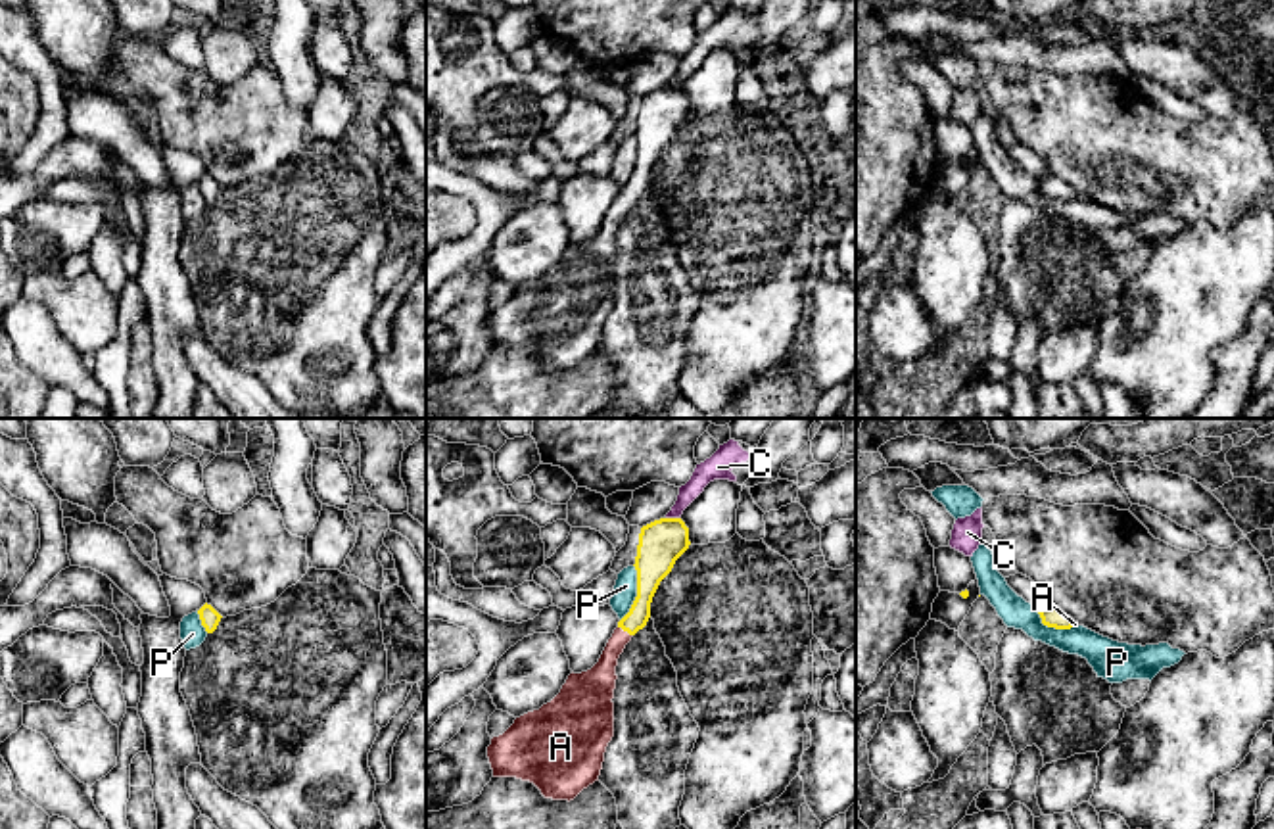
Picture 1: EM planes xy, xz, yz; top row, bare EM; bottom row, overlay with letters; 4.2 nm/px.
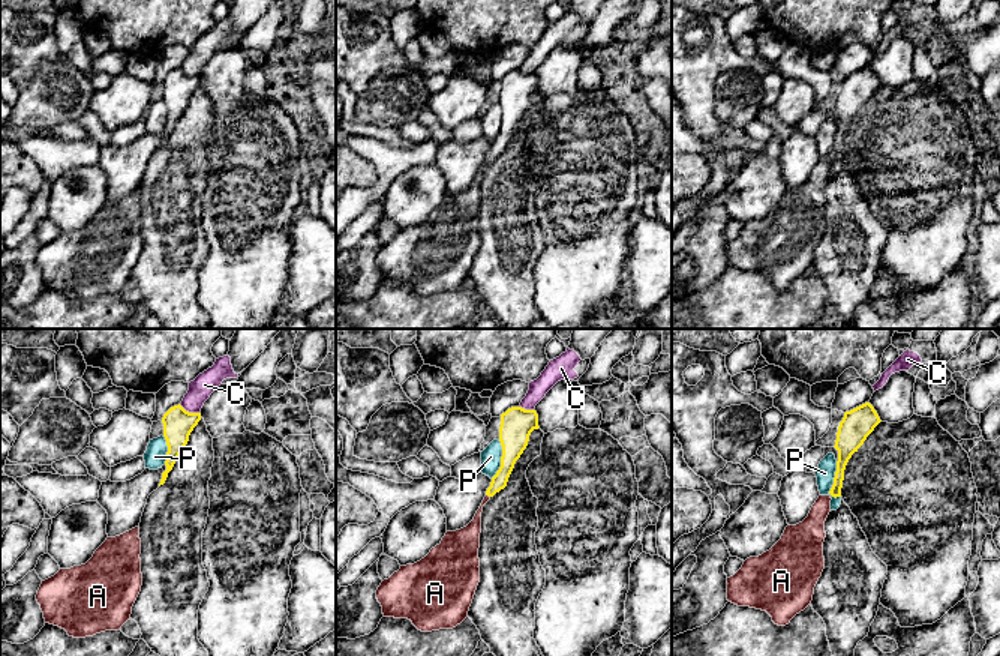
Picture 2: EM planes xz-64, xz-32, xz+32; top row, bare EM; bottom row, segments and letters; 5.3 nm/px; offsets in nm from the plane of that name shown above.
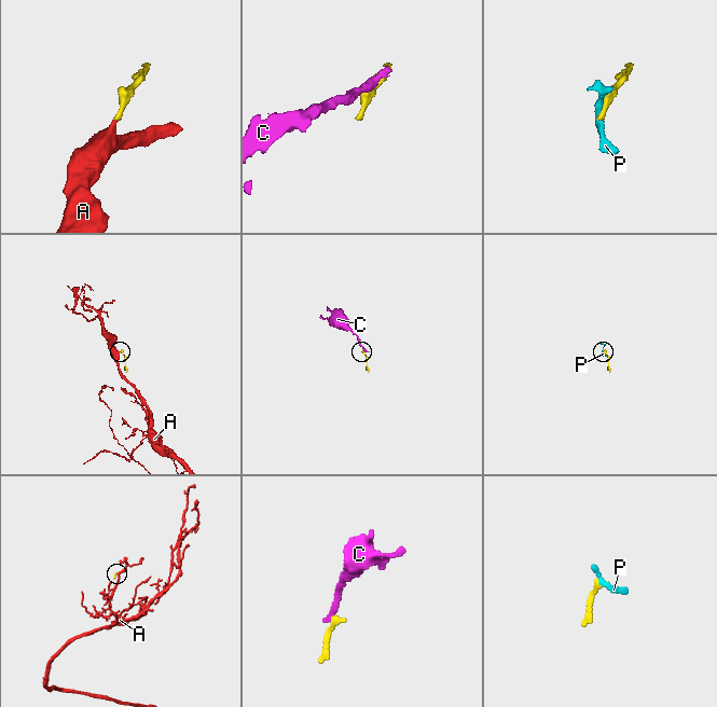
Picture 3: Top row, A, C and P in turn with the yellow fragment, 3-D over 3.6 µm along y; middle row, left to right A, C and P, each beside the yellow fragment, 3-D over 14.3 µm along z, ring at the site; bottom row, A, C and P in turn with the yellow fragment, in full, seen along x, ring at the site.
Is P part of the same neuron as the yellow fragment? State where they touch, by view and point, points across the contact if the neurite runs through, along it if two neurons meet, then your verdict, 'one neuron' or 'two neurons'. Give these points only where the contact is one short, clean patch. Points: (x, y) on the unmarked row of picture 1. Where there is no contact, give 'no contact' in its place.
meets yellow in xz at (637, 164); border along xz (634, 135), (636, 169), (620, 190); two neurons

